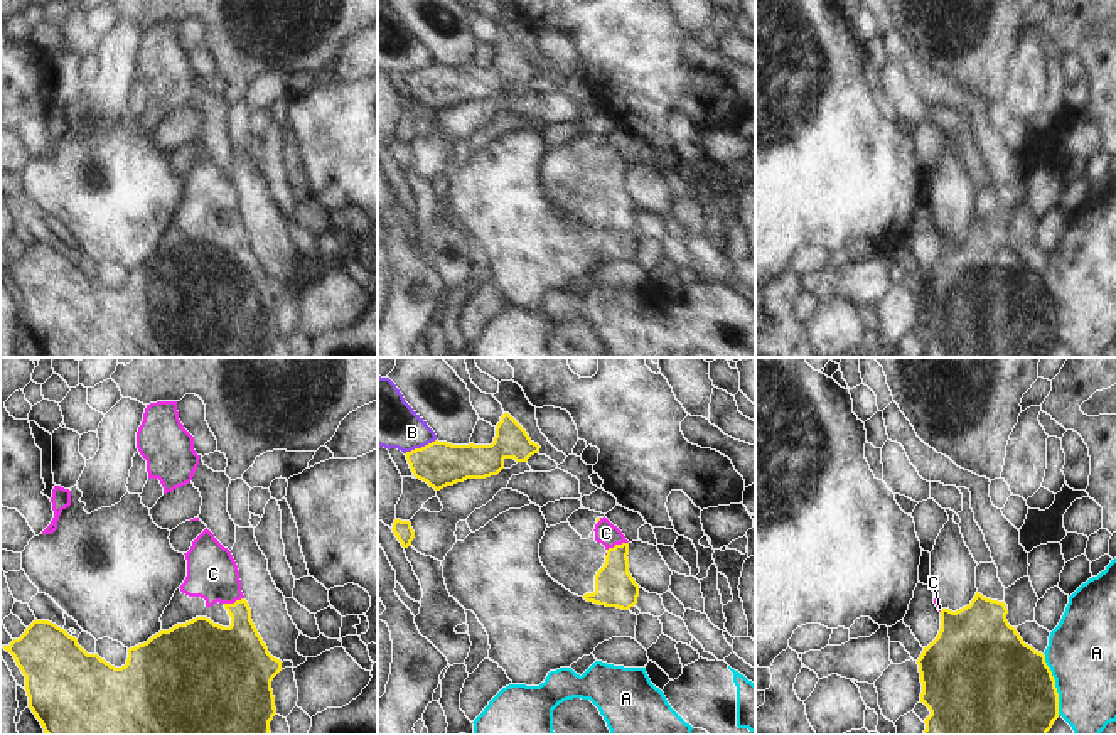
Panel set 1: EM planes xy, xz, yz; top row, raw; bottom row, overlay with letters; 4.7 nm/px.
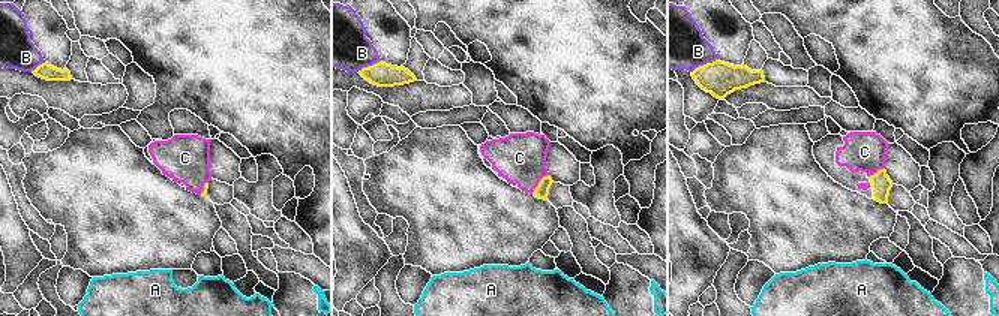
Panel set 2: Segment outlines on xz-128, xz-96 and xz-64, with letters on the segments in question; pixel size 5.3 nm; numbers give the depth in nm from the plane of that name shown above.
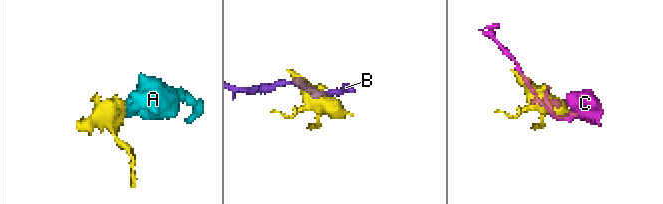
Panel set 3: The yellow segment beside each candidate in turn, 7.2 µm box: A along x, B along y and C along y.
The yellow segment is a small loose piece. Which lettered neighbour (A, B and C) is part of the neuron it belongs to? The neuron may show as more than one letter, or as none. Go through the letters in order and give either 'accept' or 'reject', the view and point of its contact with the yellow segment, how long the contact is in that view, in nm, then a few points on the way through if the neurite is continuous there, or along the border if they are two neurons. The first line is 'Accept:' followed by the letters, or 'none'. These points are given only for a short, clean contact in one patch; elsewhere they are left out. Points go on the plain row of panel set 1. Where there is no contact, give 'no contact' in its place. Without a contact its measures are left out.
Accept: C
A: reject; meets yellow in yz at (1054, 307); contact 320 nm long
B: reject; meets yellow in xz at (422, 69); contact 170 nm long; border along xz (435, 61), (405, 76)
C: accept; meets yellow in xz at (617, 167); contact 110 nm long; runs through xz (614, 208), (617, 167), (606, 155)

